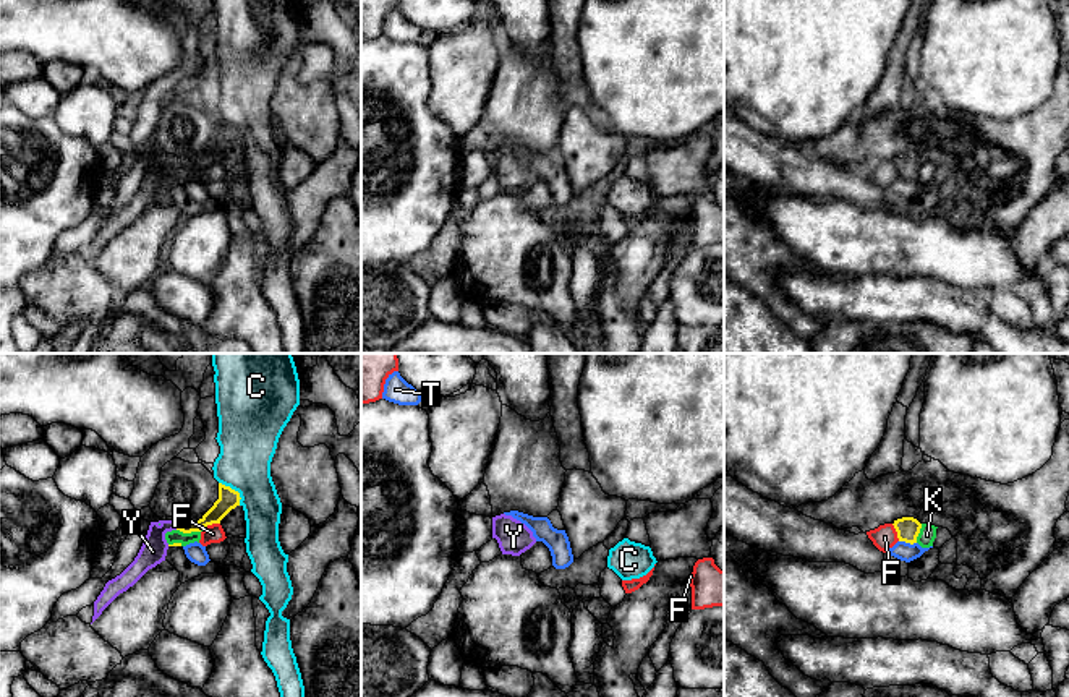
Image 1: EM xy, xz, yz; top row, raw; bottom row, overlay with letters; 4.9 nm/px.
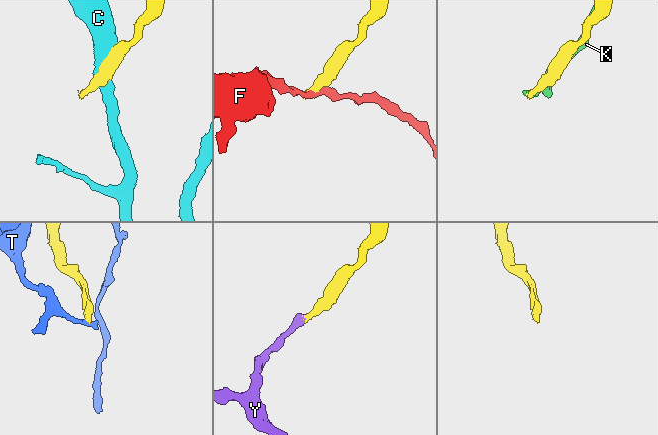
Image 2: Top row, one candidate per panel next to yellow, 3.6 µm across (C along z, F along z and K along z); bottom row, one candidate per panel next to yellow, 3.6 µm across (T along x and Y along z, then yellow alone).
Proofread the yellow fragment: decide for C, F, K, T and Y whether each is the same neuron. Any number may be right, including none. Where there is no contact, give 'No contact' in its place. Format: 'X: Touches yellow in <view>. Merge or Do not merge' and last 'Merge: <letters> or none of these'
C: Touches yellow in xy. Do not merge
F: Touches yellow in xy. Do not merge
K: Touches yellow in xy. Do not merge
T: Touches yellow in yz. Do not merge
Y: Touches yellow in xy. Merge
Merge: Y

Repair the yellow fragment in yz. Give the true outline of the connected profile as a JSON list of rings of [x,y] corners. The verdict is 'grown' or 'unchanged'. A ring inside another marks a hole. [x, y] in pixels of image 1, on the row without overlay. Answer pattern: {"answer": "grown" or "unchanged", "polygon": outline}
{"answer": "unchanged", "polygon": [[[902,154],[894,157],[894,165],[897,169],[899,178],[917,180],[917,173],[920,170],[922,160],[914,154]]]}

